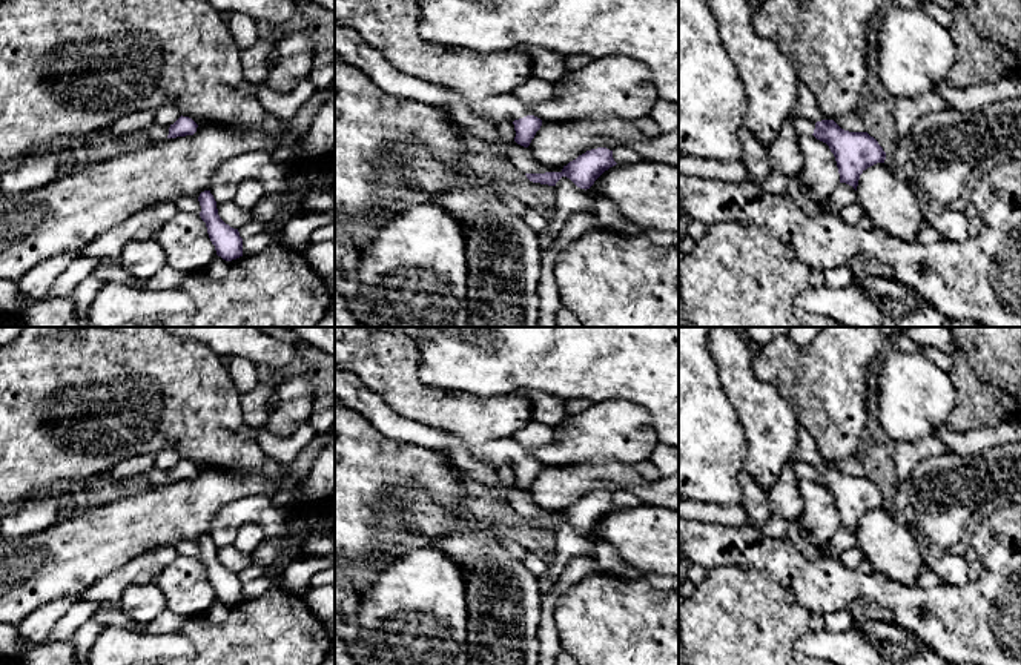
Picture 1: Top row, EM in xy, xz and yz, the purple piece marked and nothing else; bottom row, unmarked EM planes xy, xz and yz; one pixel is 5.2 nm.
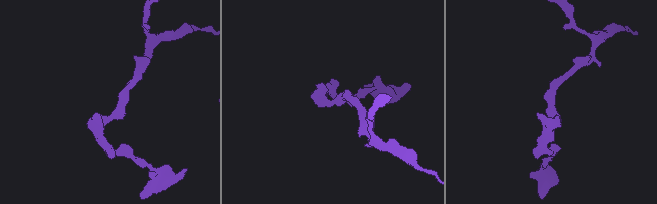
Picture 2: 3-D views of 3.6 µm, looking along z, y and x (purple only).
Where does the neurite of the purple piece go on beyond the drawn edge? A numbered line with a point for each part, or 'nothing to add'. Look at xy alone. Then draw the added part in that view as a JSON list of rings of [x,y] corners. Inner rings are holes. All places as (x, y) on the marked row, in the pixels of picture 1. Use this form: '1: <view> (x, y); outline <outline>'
1: xy (154, 132); outline [[[154,123],[143,131],[129,132],[129,134],[120,135],[120,137],[123,138],[124,144],[134,143],[134,141],[161,141],[161,140],[167,138],[169,127],[163,127],[163,126],[158,126],[157,123]]]

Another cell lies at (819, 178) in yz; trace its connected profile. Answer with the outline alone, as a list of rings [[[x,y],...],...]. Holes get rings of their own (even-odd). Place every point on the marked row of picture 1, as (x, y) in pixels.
[[[814,135],[798,137],[803,170],[798,175],[805,197],[826,203],[840,184],[837,161],[829,146]]]

